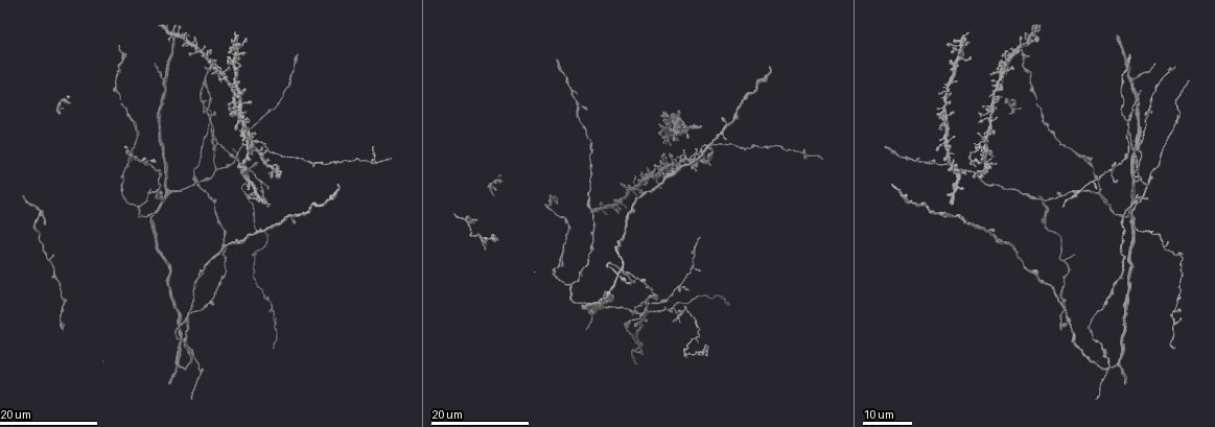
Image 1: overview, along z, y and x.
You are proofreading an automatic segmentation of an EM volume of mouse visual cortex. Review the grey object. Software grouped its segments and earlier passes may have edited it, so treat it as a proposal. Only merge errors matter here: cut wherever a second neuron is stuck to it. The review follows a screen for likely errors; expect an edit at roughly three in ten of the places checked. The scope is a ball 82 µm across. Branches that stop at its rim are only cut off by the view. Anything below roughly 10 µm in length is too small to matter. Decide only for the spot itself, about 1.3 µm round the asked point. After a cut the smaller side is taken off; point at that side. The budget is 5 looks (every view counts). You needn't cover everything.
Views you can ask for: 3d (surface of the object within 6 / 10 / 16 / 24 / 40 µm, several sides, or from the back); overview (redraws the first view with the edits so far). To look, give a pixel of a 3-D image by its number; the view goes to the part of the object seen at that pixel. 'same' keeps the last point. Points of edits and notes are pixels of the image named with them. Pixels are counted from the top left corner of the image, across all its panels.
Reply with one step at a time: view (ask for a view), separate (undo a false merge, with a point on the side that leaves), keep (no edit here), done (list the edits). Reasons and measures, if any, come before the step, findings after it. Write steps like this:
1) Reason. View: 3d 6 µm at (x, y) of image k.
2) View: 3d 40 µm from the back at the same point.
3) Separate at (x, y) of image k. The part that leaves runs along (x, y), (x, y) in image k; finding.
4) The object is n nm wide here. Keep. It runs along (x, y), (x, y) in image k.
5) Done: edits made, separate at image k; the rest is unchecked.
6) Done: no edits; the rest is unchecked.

Three arms meet. View: 3d 16 µm at (264, 149) of image 1.

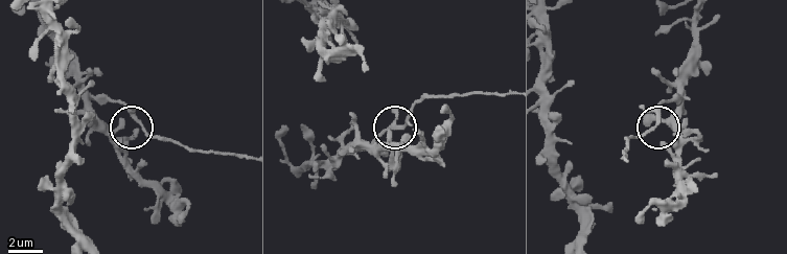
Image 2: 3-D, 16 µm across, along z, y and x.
View: 3d 6 µm at (658, 120) of image 2.

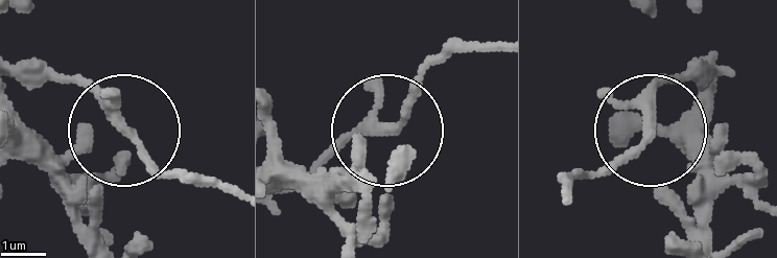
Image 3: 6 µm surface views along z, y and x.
The object is 200 nm wide here. Separate at (158, 174) of image 3. The part that leaves runs along (138, 144), (160, 173), (228, 189) in image 3; a second neuron is stuck on.

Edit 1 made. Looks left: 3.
Redraw. View: overview.

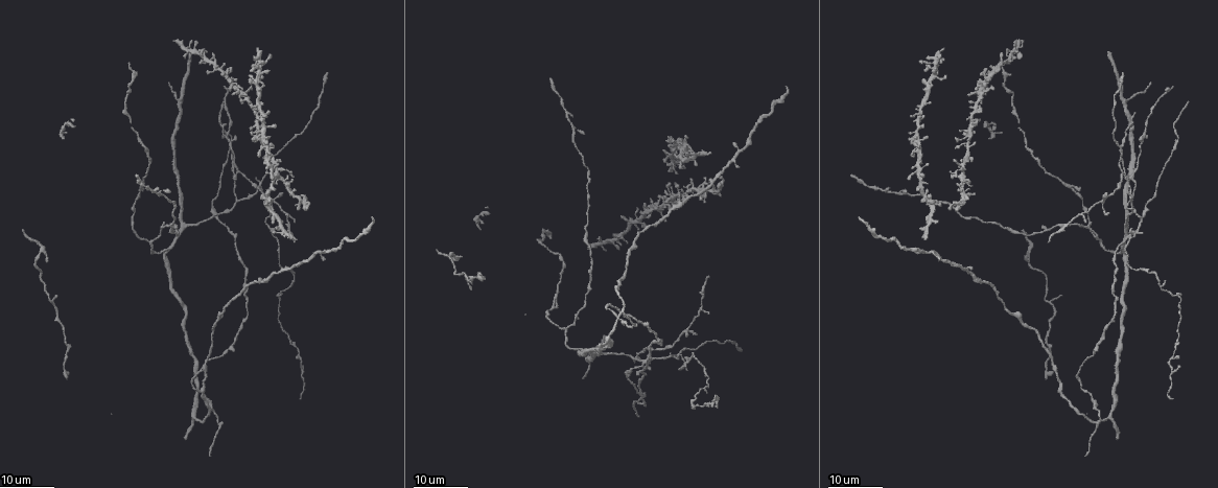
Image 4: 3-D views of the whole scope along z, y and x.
View: 3d 16 µm at (1131, 188) of image 4.

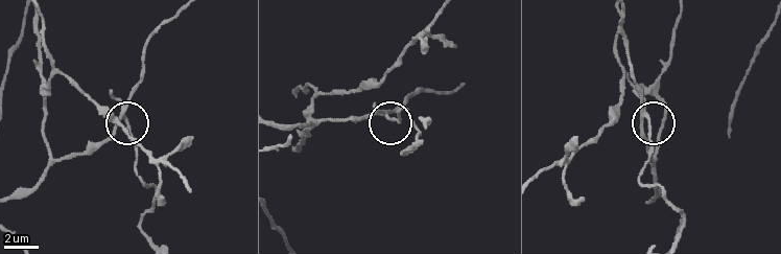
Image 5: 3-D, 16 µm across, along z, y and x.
Closer look. View: 3d 10 µm at (389, 117) of image 5.

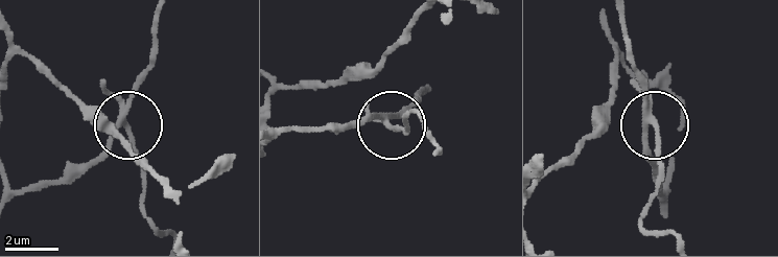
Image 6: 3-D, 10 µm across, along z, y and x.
Separate at (103, 83) of image 6. The part that leaves runs along (122, 117), (142, 176), (144, 216), (169, 236) in image 6; a second neuron is stuck on.

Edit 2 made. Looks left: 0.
Done: edits made, separate at image 3, separate at image 6; the rest is unchecked.

